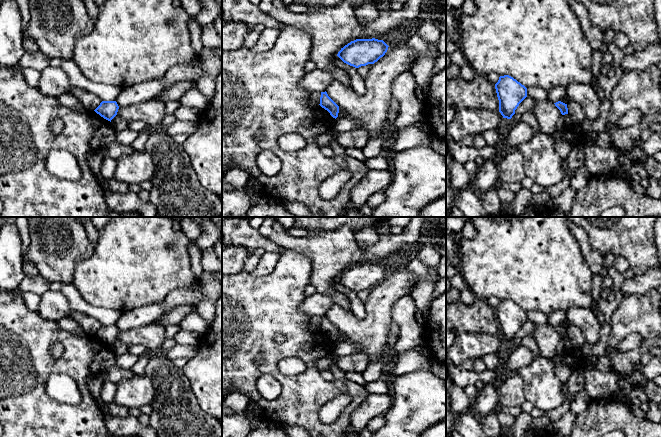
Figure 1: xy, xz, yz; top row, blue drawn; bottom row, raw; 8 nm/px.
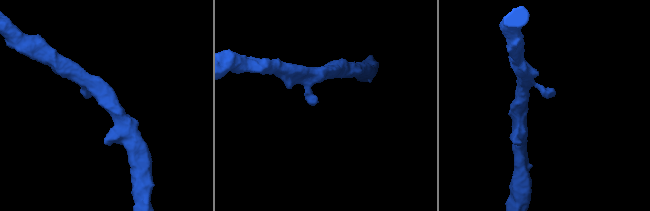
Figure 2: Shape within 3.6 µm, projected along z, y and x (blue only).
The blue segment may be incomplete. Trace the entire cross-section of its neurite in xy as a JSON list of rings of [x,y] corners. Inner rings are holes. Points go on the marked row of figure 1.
[[[102,101],[94,111],[111,122],[111,120],[117,115],[118,109],[119,106],[116,101]]]

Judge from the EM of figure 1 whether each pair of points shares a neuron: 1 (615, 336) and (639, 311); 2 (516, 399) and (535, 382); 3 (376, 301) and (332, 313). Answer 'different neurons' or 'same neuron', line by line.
1: same neuron
2: different neurons
3: same neuron

